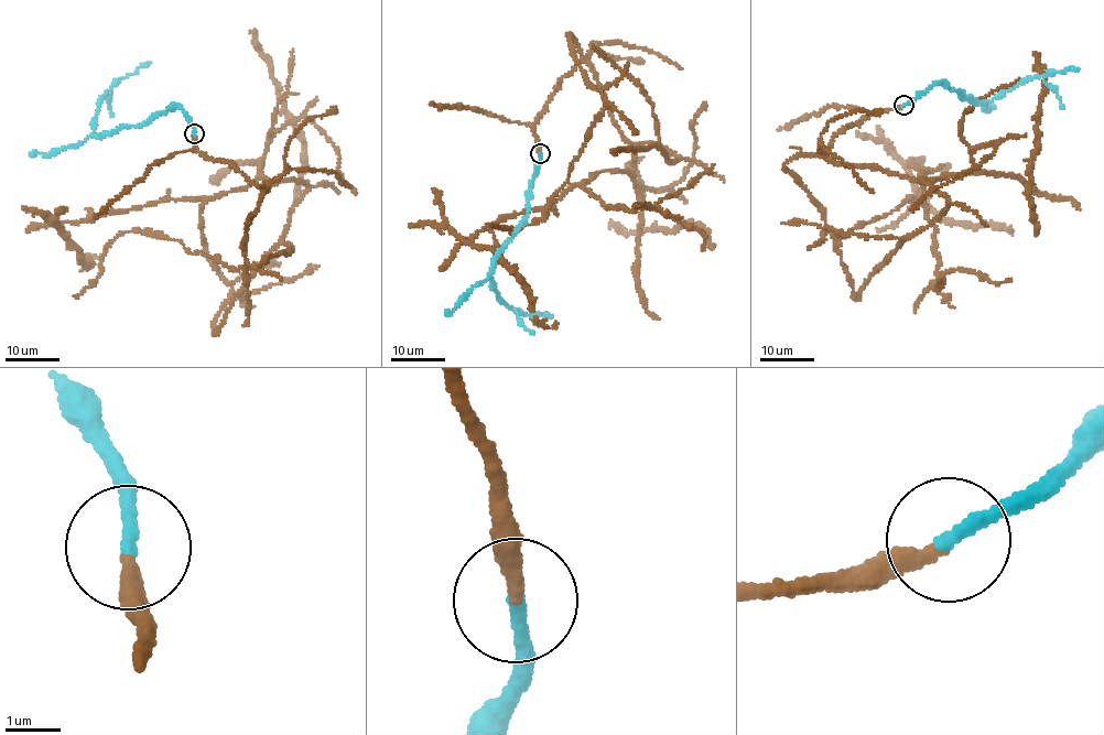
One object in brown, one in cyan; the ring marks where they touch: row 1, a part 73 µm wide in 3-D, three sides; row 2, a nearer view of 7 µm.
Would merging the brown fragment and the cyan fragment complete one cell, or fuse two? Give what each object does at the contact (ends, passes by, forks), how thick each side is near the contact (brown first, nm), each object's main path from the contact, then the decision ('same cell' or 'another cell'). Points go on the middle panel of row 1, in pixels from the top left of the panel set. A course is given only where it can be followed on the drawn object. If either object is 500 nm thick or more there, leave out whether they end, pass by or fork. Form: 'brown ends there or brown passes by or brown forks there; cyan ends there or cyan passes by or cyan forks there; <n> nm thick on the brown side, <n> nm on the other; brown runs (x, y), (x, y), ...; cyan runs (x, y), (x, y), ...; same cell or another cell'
brown ends there; cyan ends there; 260 nm thick on the brown side, 260 nm on the other; brown runs (540, 153), (538, 115), (585, 62), (631, 170), (598, 172), (462, 239), (489, 249), (530, 312), (558, 323); cyan runs (540, 153), (527, 213), (497, 253), (491, 285), (504, 302), (522, 314), (540, 313), (552, 316); same cell

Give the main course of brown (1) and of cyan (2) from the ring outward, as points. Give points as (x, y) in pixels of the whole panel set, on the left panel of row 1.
1: (194, 133), (209, 159), (267, 190), (263, 177), (62, 223), (85, 265), (106, 251)
2: (194, 133), (185, 112), (175, 104), (137, 126), (93, 133), (92, 126), (108, 89), (119, 79), (149, 63)

